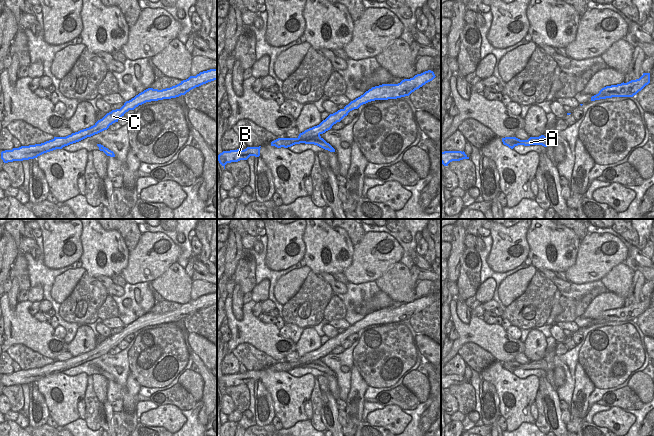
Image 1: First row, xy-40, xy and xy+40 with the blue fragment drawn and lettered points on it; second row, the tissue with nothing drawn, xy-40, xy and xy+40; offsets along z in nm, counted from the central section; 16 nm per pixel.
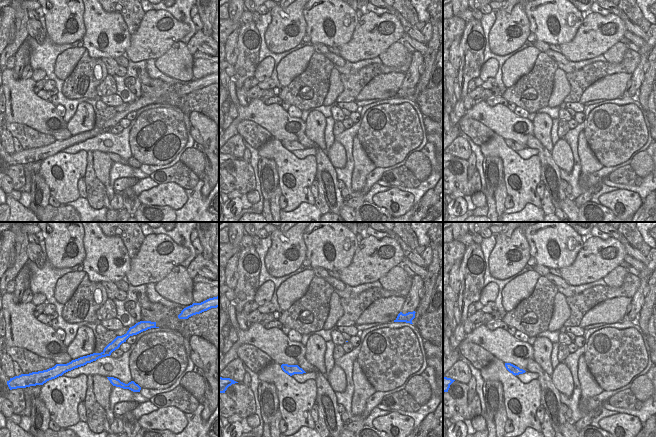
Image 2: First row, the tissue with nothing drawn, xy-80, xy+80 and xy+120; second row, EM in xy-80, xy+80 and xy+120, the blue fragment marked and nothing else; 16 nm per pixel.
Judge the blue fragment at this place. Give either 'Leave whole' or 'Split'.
Split.

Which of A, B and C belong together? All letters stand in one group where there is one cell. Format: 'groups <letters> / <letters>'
groups A / B C

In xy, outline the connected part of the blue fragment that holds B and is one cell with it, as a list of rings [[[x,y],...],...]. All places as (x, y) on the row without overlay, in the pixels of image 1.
[[[247,371],[246,373],[237,373],[230,375],[223,375],[217,380],[219,387],[224,391],[227,387],[238,386],[240,384],[247,384],[250,380],[259,381],[260,372],[259,371]]]

